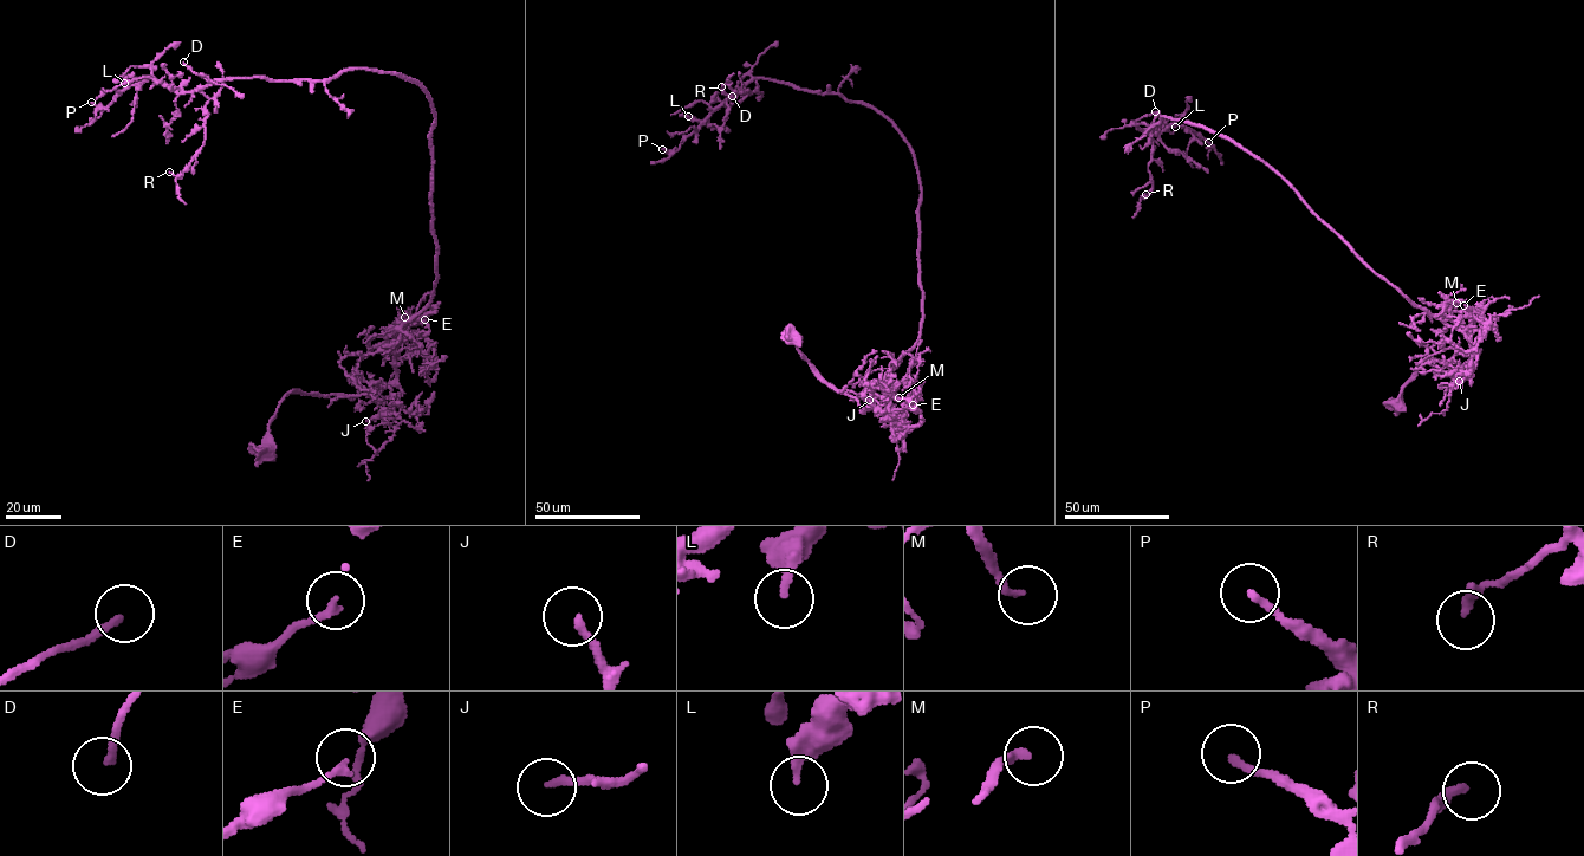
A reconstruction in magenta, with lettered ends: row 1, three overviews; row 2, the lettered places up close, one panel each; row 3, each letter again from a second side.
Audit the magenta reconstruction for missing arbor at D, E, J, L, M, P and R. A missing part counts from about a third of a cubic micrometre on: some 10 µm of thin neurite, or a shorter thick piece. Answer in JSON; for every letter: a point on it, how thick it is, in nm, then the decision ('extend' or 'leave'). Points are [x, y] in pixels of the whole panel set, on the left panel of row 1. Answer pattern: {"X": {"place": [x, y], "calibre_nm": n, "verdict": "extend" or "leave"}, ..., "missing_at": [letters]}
{"D": {"place": [183, 62], "calibre_nm": 190, "verdict": "extend"}, "E": {"place": [424, 319], "calibre_nm": 200, "verdict": "leave"}, "J": {"place": [365, 421], "calibre_nm": 200, "verdict": "leave"}, "L": {"place": [124, 83], "calibre_nm": 240, "verdict": "leave"}, "M": {"place": [404, 317], "calibre_nm": 190, "verdict": "extend"}, "P": {"place": [91, 102], "calibre_nm": 200, "verdict": "leave"}, "R": {"place": [169, 172], "calibre_nm": 260, "verdict": "leave"}, "missing_at": ["D", "M"]}

